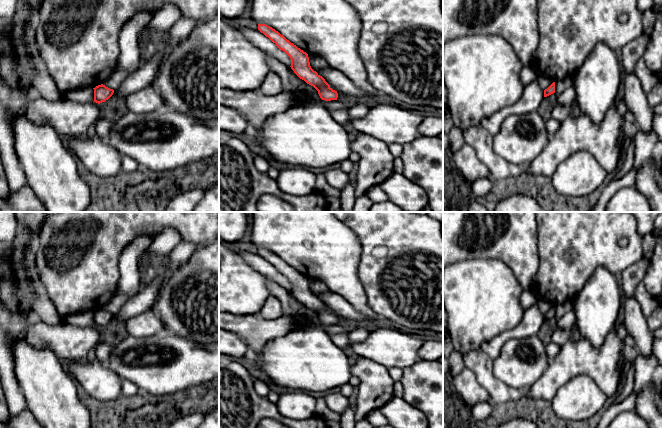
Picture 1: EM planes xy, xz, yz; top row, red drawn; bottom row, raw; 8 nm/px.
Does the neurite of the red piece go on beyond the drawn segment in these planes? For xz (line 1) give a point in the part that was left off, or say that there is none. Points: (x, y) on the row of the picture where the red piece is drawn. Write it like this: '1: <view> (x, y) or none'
1: none

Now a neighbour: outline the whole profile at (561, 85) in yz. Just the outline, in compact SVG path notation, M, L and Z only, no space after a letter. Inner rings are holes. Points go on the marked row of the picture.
M565 78L555 82L555 94L559 96L563 91L572 86L572 78Z

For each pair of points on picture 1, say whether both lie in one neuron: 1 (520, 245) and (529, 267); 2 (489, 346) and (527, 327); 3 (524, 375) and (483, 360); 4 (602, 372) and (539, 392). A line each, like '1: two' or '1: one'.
1: one
2: one
3: two
4: one

